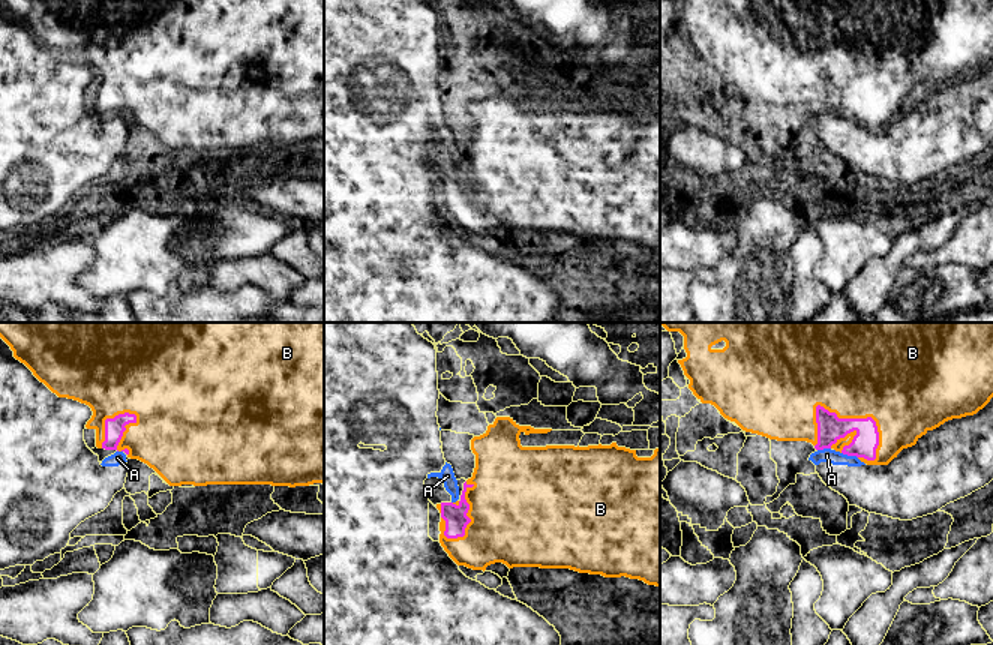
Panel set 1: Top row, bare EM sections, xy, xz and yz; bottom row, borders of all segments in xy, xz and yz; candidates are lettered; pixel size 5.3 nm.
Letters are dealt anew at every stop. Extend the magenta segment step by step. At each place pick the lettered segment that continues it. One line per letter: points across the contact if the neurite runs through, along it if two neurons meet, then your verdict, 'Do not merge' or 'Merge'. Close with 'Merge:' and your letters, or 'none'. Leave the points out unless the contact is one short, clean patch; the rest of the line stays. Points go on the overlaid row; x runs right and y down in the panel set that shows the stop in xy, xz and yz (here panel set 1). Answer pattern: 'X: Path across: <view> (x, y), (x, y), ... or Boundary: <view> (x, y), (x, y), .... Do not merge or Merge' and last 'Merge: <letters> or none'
A: Boundary: yz (842, 452), (857, 458). Do not merge
B: Merge
Merge: B

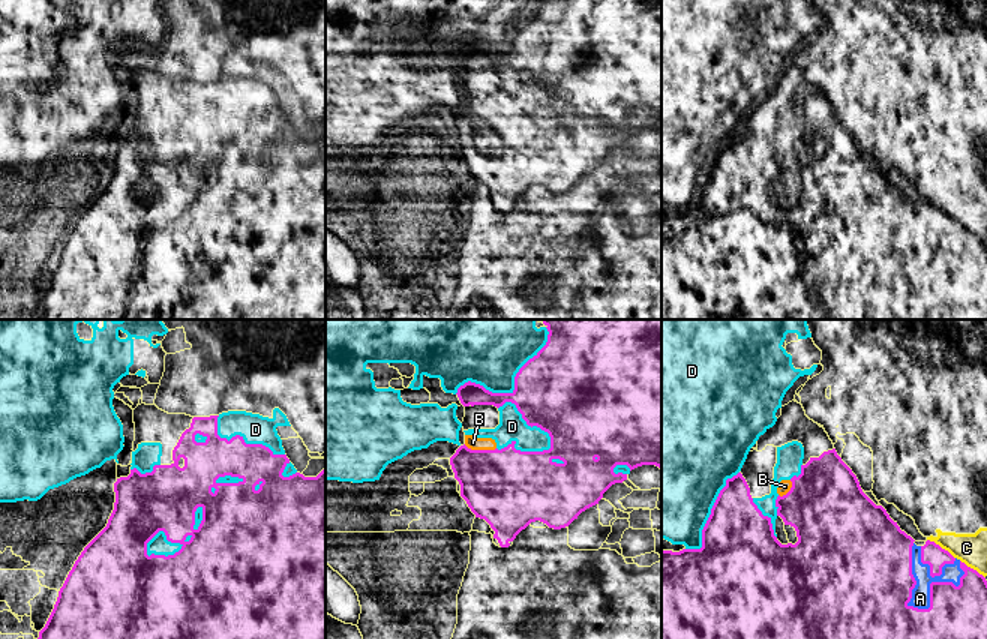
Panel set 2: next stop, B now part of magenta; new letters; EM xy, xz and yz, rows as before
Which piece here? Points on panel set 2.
A: Merge
B: Path across: xz (507, 488), (480, 461), (480, 450), (473, 443). Merge
C: Boundary: yz (927, 539), (938, 543), (954, 558). Do not merge
D: Do not merge
Merge: A, B

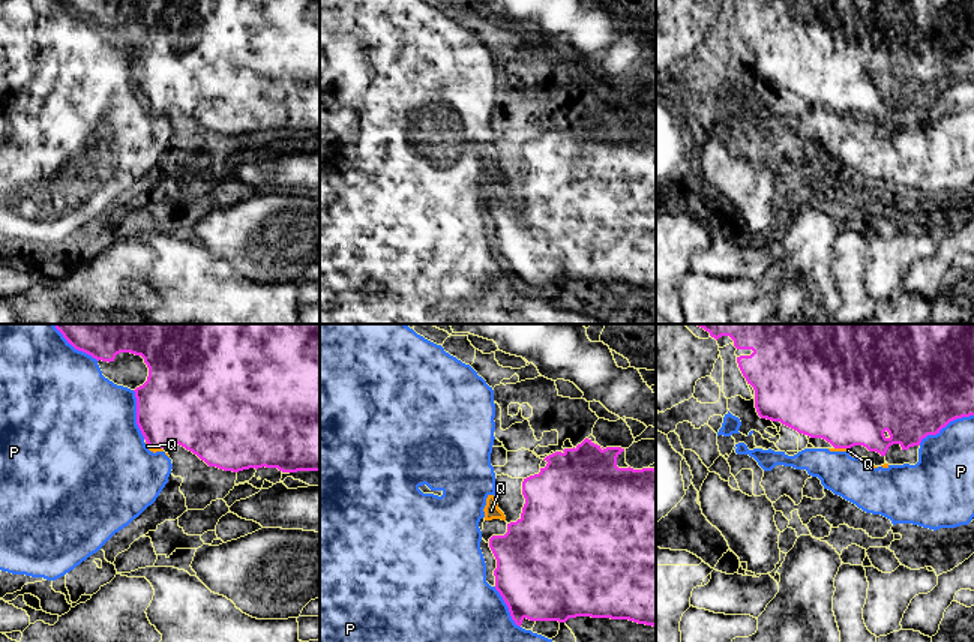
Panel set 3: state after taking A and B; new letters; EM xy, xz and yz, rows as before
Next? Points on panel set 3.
P: Do not merge
Q: Do not merge
Merge: none

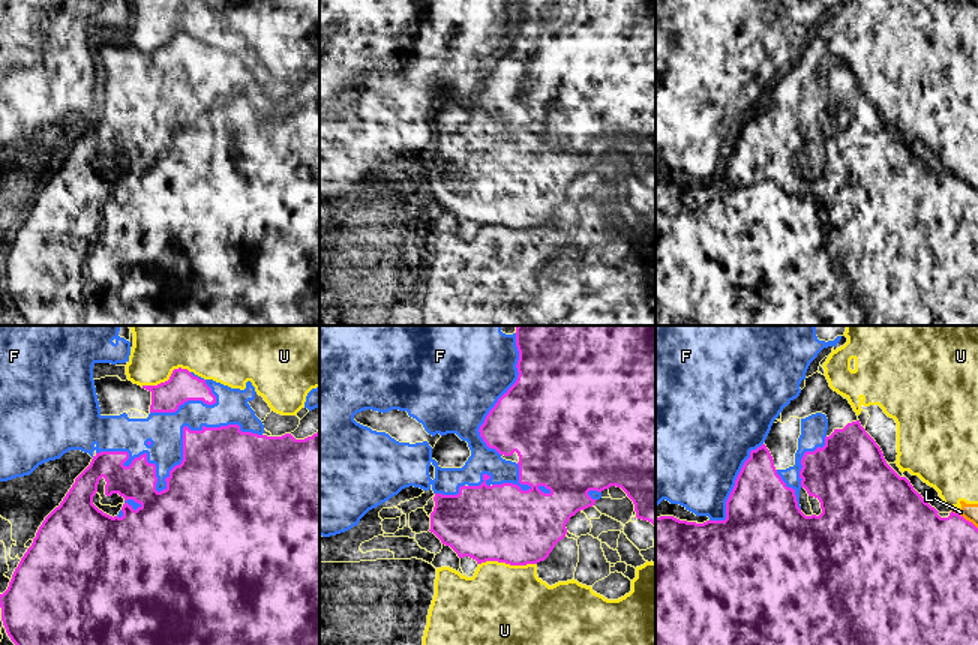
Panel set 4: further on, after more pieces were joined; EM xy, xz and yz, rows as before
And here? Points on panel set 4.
F: Do not merge
L: Boundary: yz (951, 510), (962, 515), (977, 528). Do not merge
U: Do not merge
Merge: none

